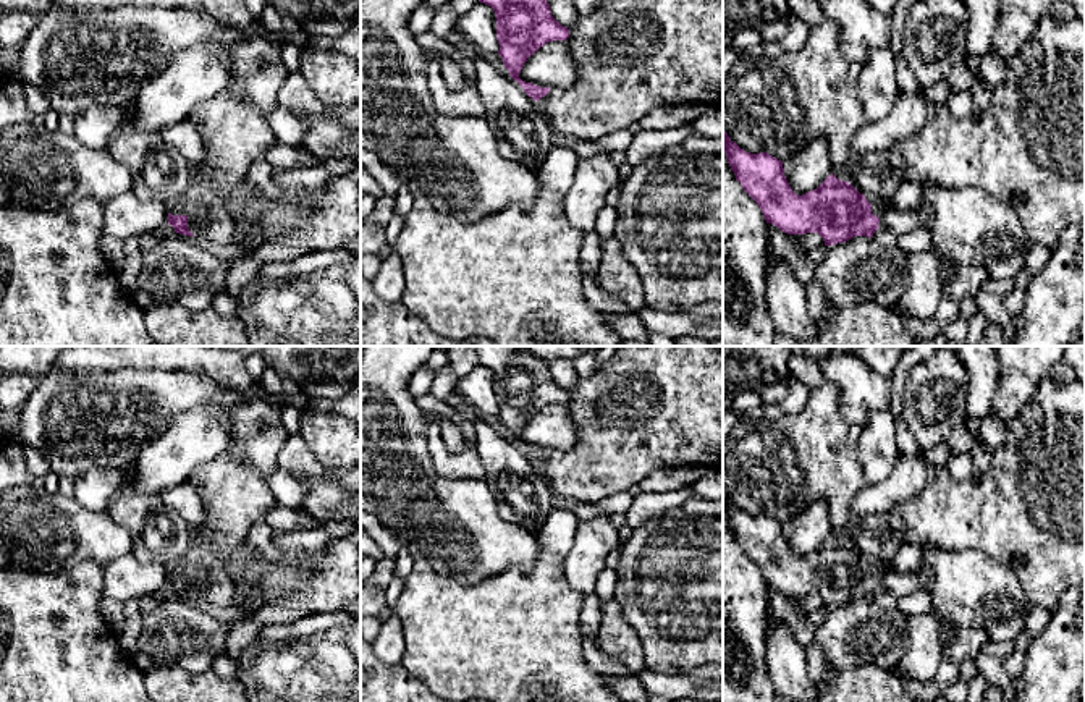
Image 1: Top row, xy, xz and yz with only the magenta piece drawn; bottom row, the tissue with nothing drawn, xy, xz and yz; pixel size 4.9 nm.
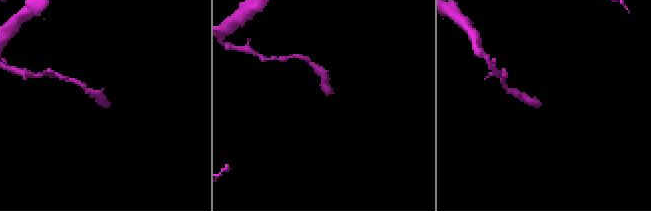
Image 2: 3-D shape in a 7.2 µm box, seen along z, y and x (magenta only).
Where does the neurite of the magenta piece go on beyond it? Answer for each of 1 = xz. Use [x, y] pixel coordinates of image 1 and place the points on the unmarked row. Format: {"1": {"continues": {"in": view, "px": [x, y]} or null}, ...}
{"1": {"continues": null}}

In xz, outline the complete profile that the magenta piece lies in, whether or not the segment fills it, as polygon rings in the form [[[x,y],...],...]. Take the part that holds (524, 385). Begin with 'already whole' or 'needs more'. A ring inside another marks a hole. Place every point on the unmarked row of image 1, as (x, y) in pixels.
already whole | [[[471,346],[480,366],[493,370],[496,380],[498,417],[509,438],[524,455],[540,463],[550,450],[526,445],[519,435],[530,417],[547,404],[566,403],[569,391],[561,388],[542,359],[526,353],[519,346]]]

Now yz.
needs more | [[[724,488],[723,510],[736,542],[762,571],[766,586],[787,597],[818,595],[825,608],[833,608],[854,598],[872,600],[878,590],[897,598],[912,592],[930,594],[931,573],[923,565],[907,574],[893,571],[886,563],[860,556],[833,535],[817,552],[797,558],[781,522],[766,514],[745,514],[729,501]]]

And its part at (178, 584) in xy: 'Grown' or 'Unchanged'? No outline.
Grown

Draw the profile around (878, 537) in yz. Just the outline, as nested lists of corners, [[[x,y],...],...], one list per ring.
[[[897,511],[857,516],[851,531],[849,547],[860,556],[889,563],[902,545],[904,522]]]

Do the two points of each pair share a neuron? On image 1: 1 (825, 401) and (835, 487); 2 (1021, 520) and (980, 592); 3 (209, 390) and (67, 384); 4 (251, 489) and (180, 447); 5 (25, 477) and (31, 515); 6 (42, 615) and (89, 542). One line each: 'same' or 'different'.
1: same
2: different
3: same
4: different
5: different
6: different

